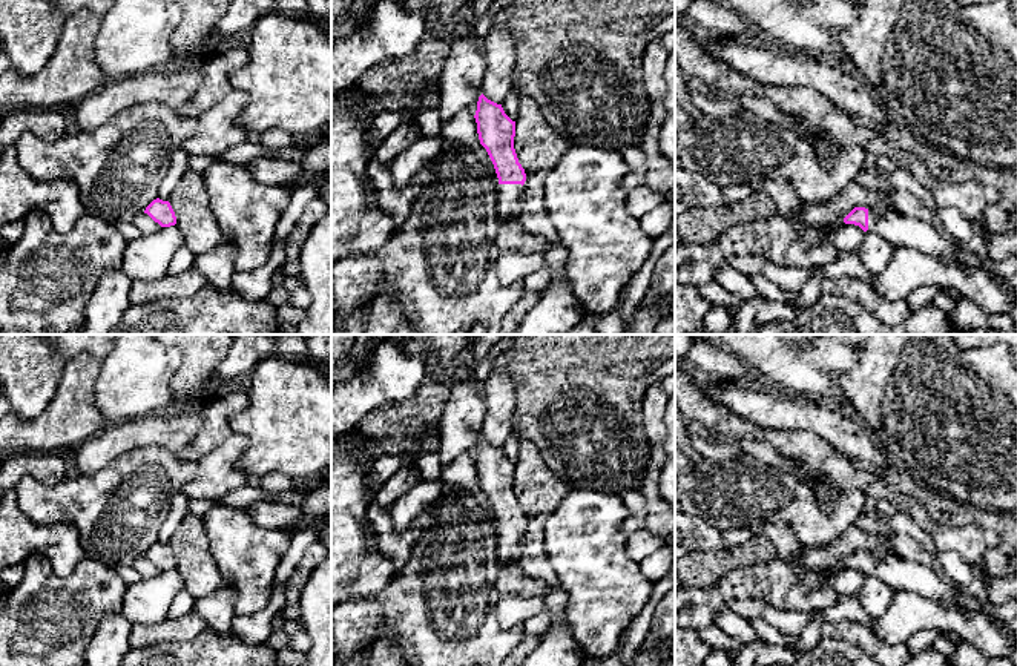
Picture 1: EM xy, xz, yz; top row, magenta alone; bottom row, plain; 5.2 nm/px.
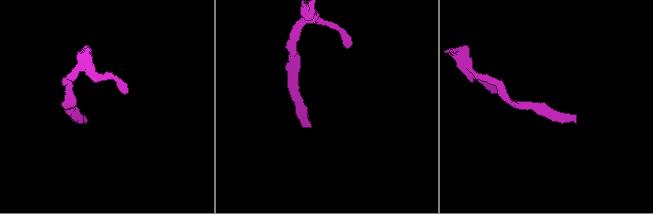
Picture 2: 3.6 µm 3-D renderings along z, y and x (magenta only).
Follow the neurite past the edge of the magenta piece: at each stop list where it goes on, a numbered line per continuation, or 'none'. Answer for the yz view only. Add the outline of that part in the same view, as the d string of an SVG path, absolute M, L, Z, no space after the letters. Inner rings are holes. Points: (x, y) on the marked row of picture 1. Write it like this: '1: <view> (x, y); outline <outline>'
1: yz (901, 230); outline M868 210L868 232L876 232L894 247L914 249L946 264L969 269L957 259L956 242L950 236L917 218Z

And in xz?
1: xz (508, 195); outline M499 184L497 186L497 213L499 221L517 219L520 221L522 204L520 193L522 184Z

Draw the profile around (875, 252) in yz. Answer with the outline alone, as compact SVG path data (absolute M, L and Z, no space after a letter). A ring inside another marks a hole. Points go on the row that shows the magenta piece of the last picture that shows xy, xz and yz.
M864 232L862 244L859 247L859 259L873 275L880 273L890 262L894 246L876 232Z

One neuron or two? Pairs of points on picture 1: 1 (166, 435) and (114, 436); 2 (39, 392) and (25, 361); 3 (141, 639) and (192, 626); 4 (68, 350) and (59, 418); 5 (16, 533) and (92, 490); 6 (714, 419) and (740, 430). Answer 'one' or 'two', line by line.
1: one
2: one
3: one
4: two
5: two
6: one

